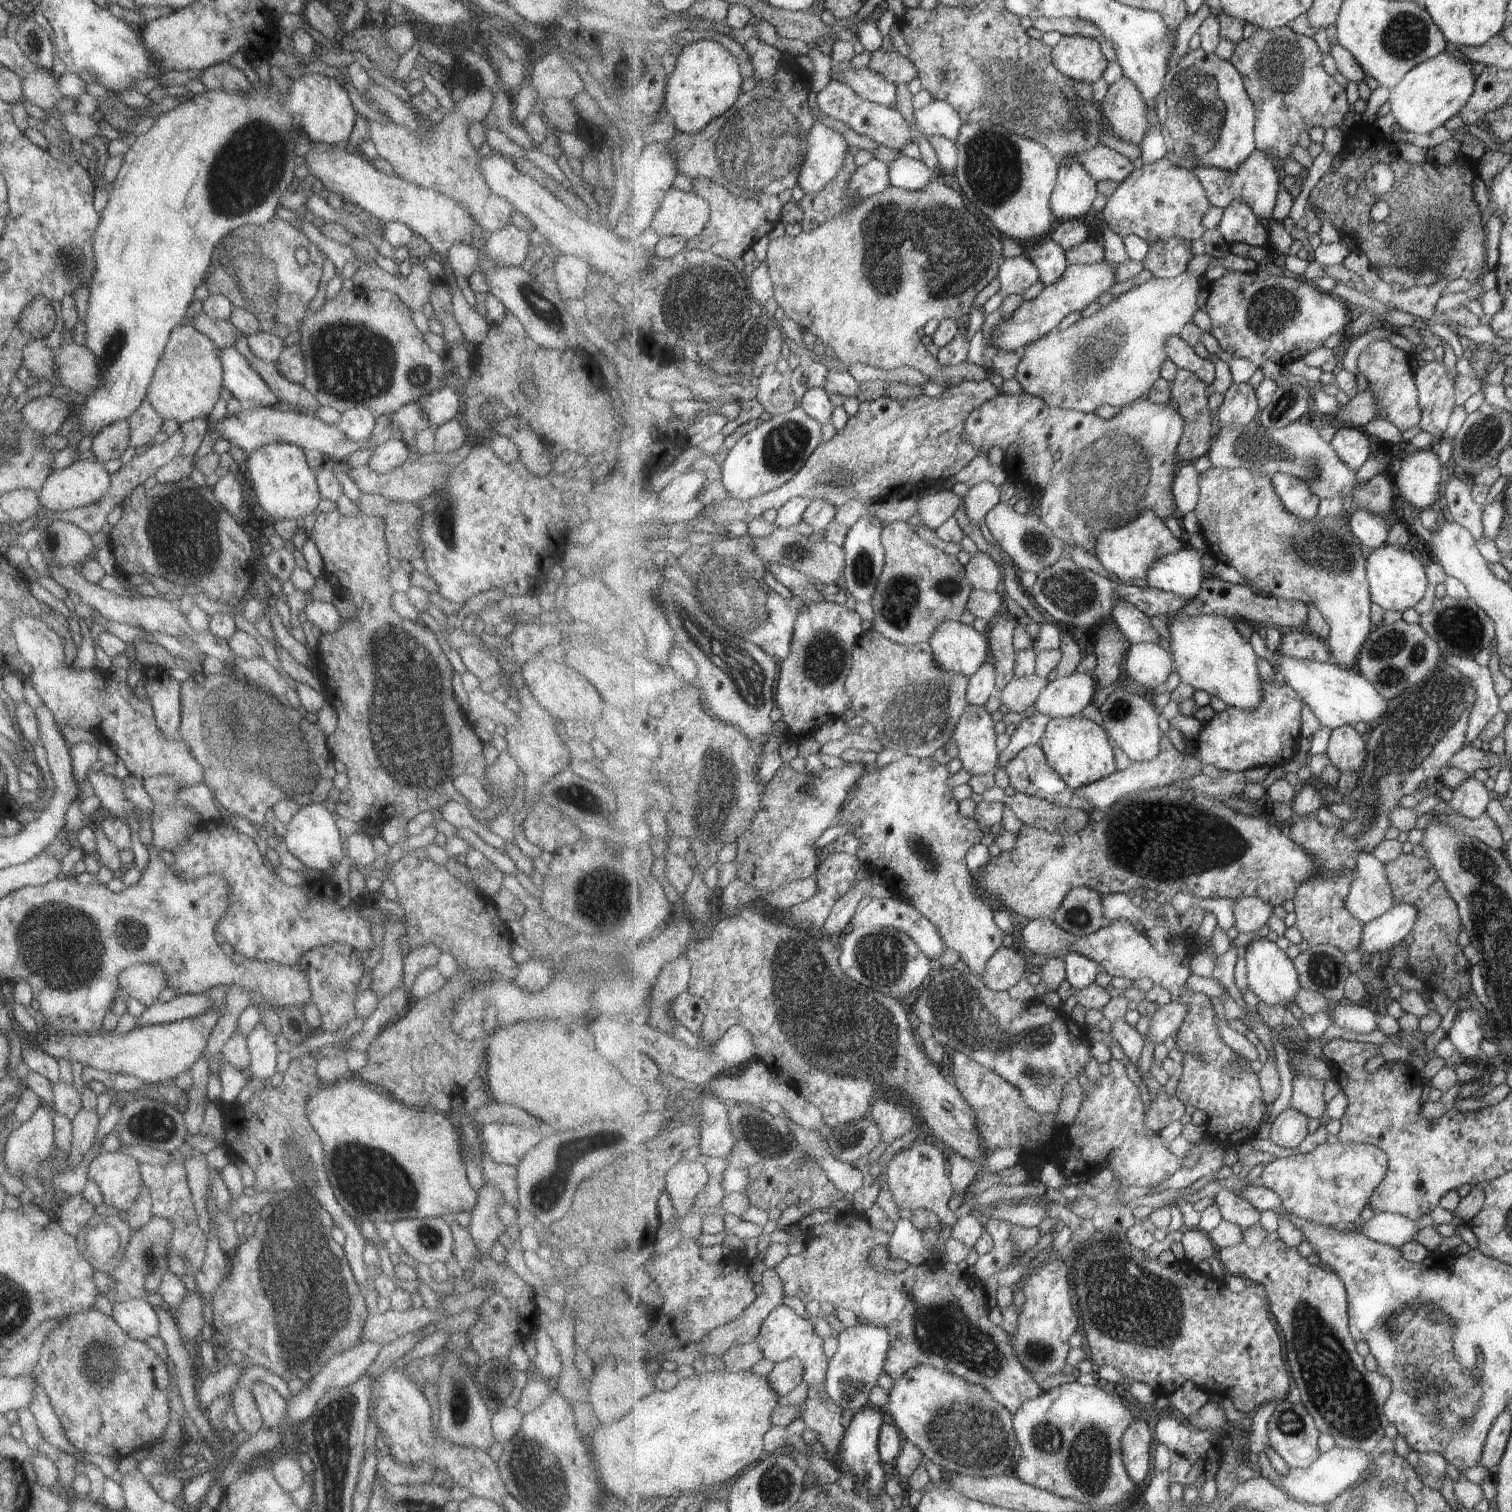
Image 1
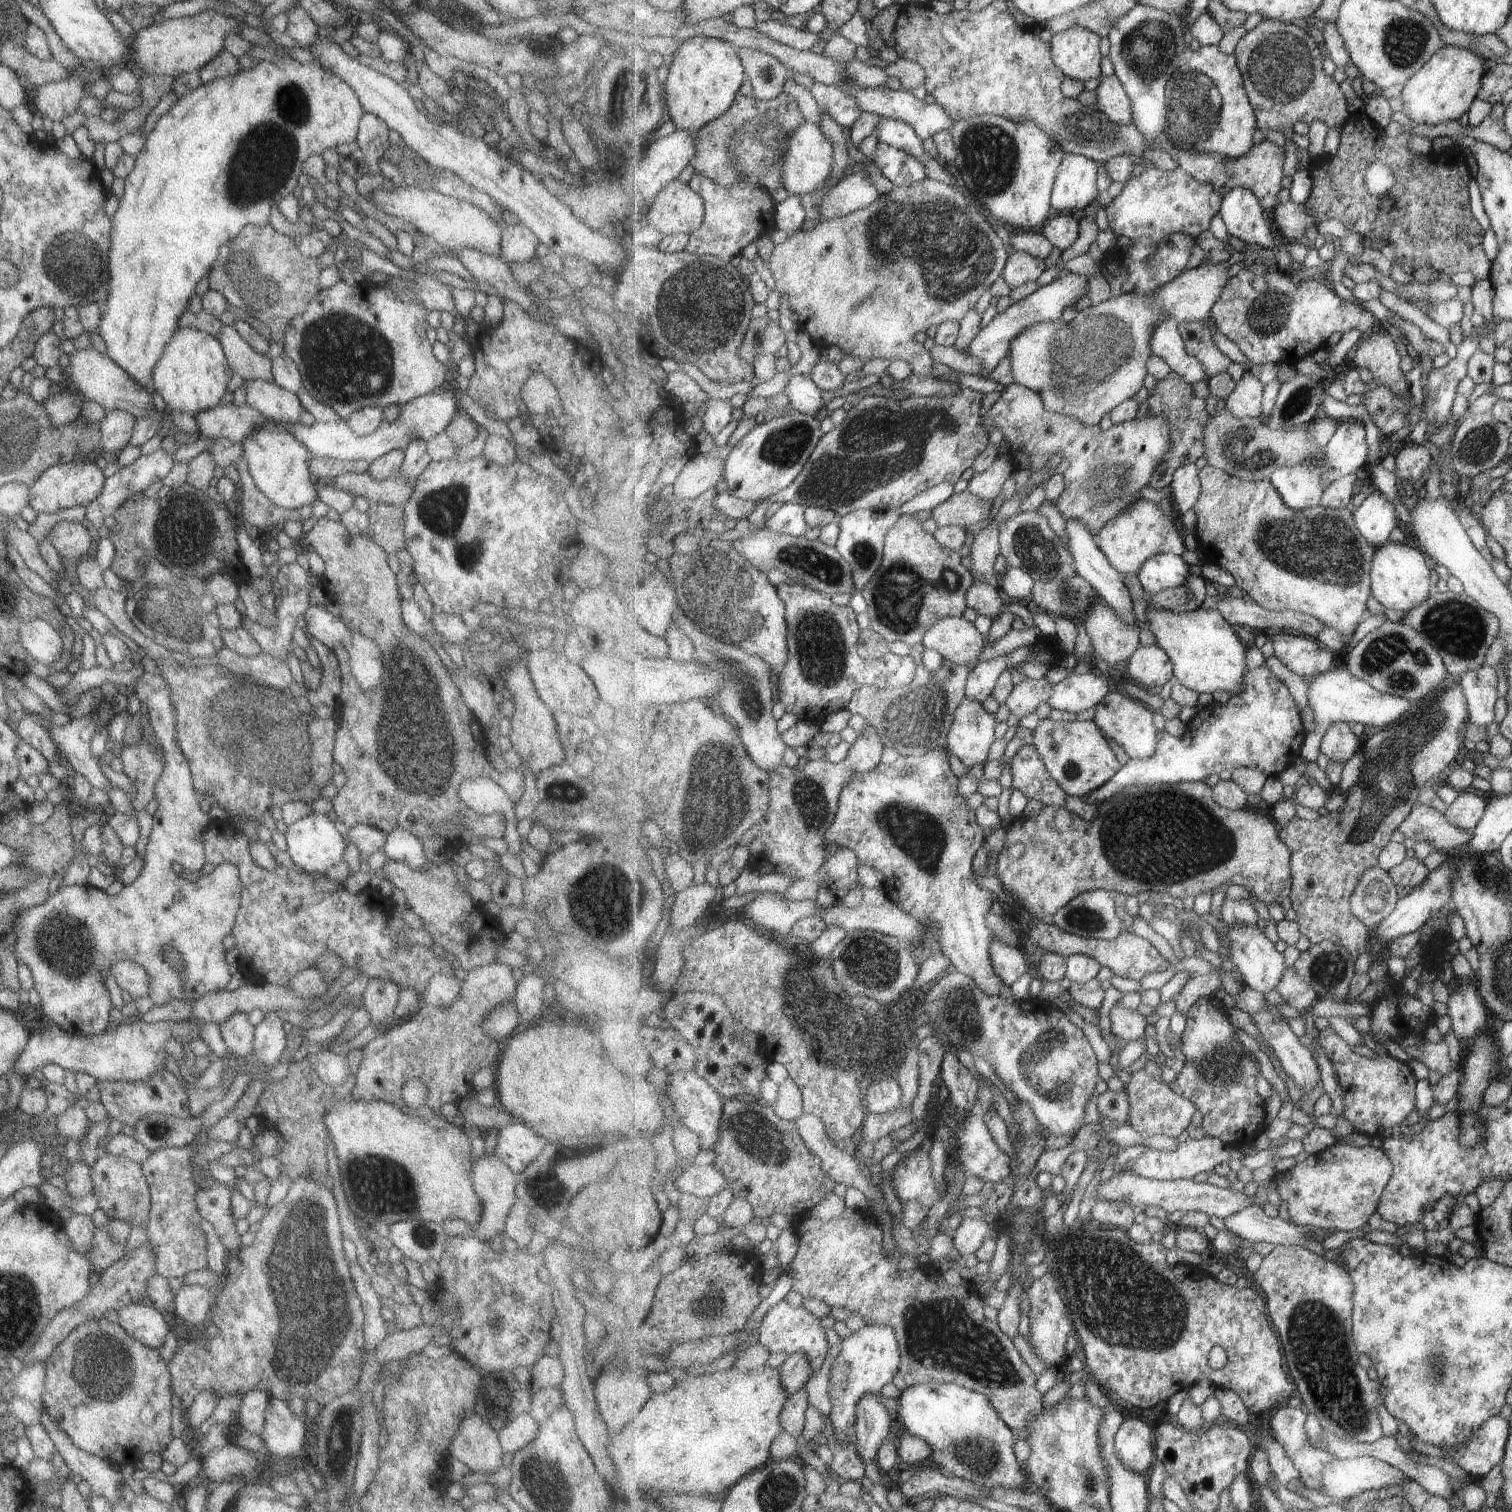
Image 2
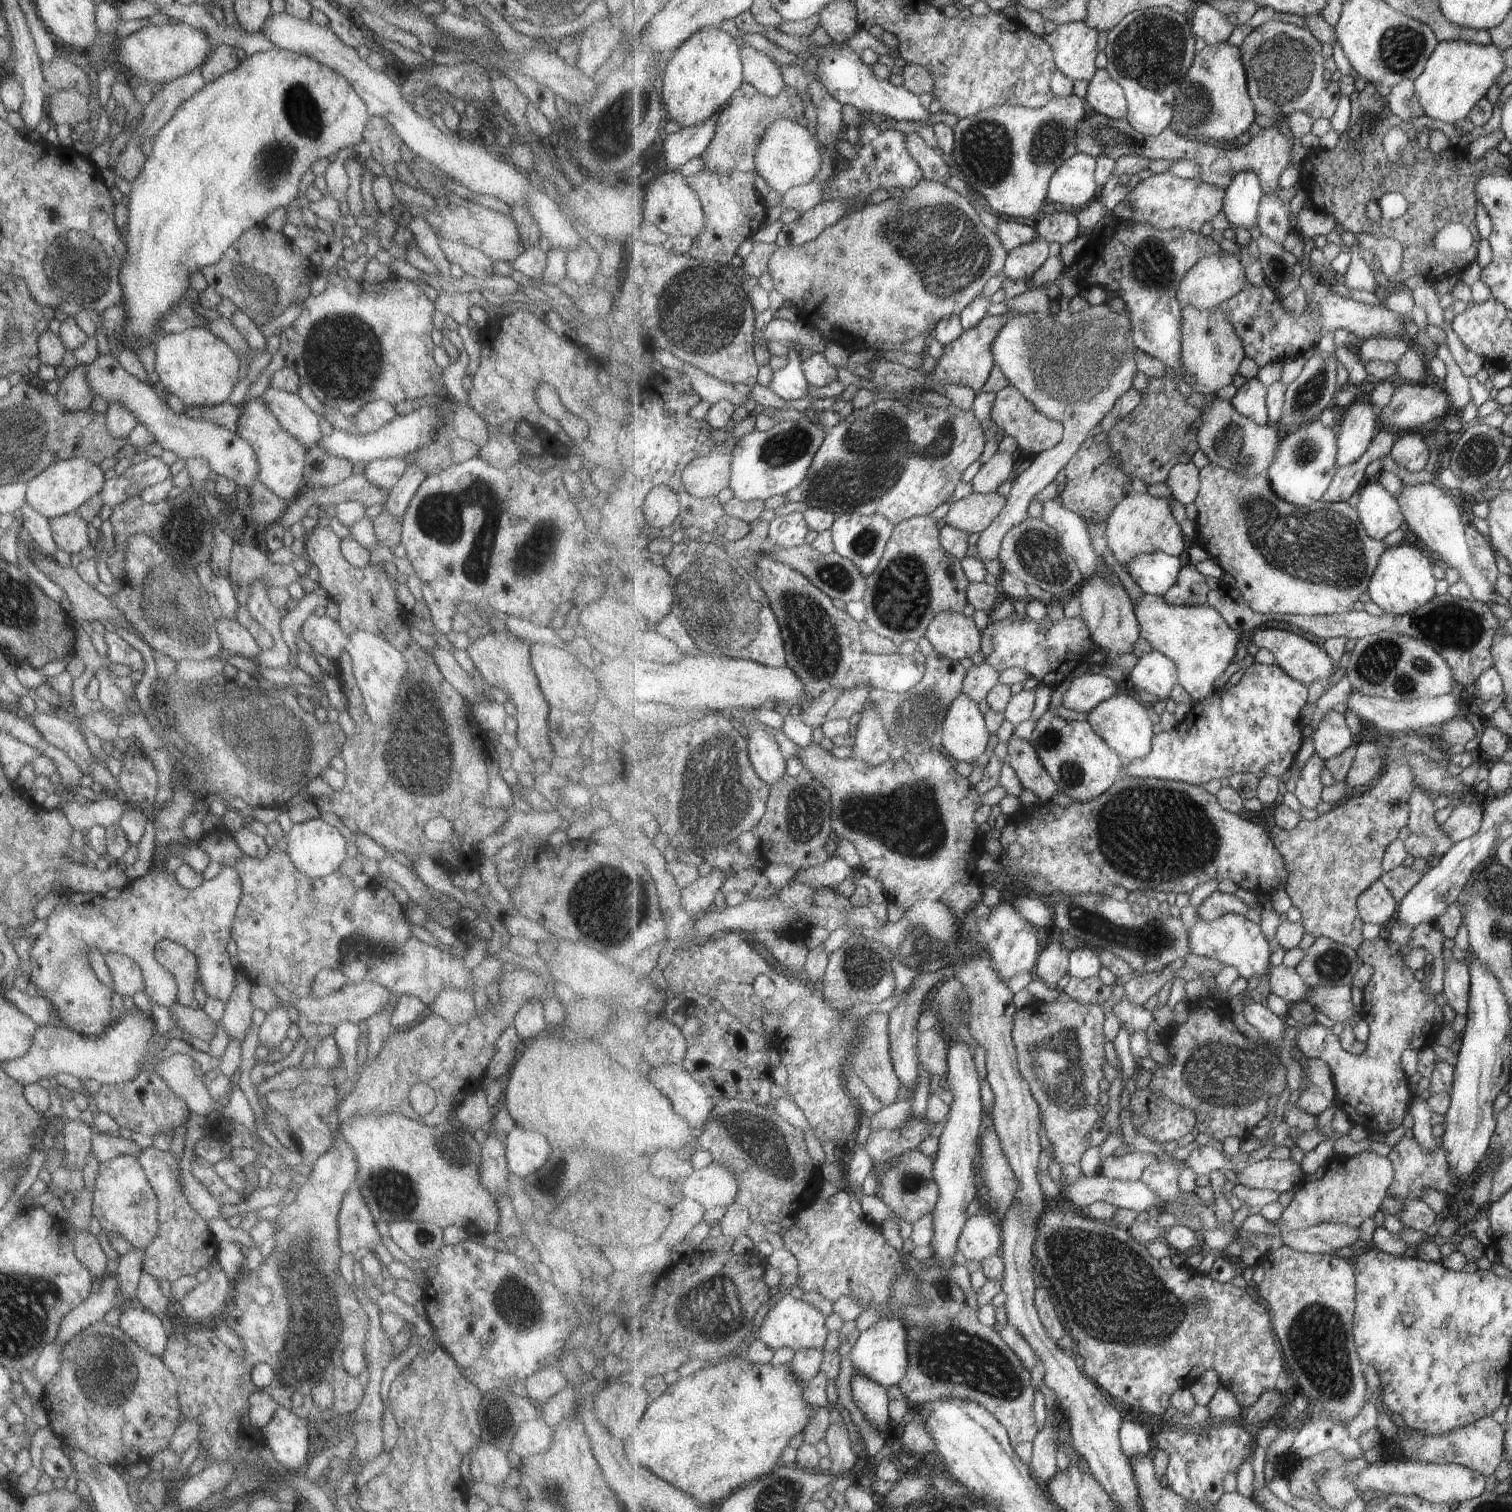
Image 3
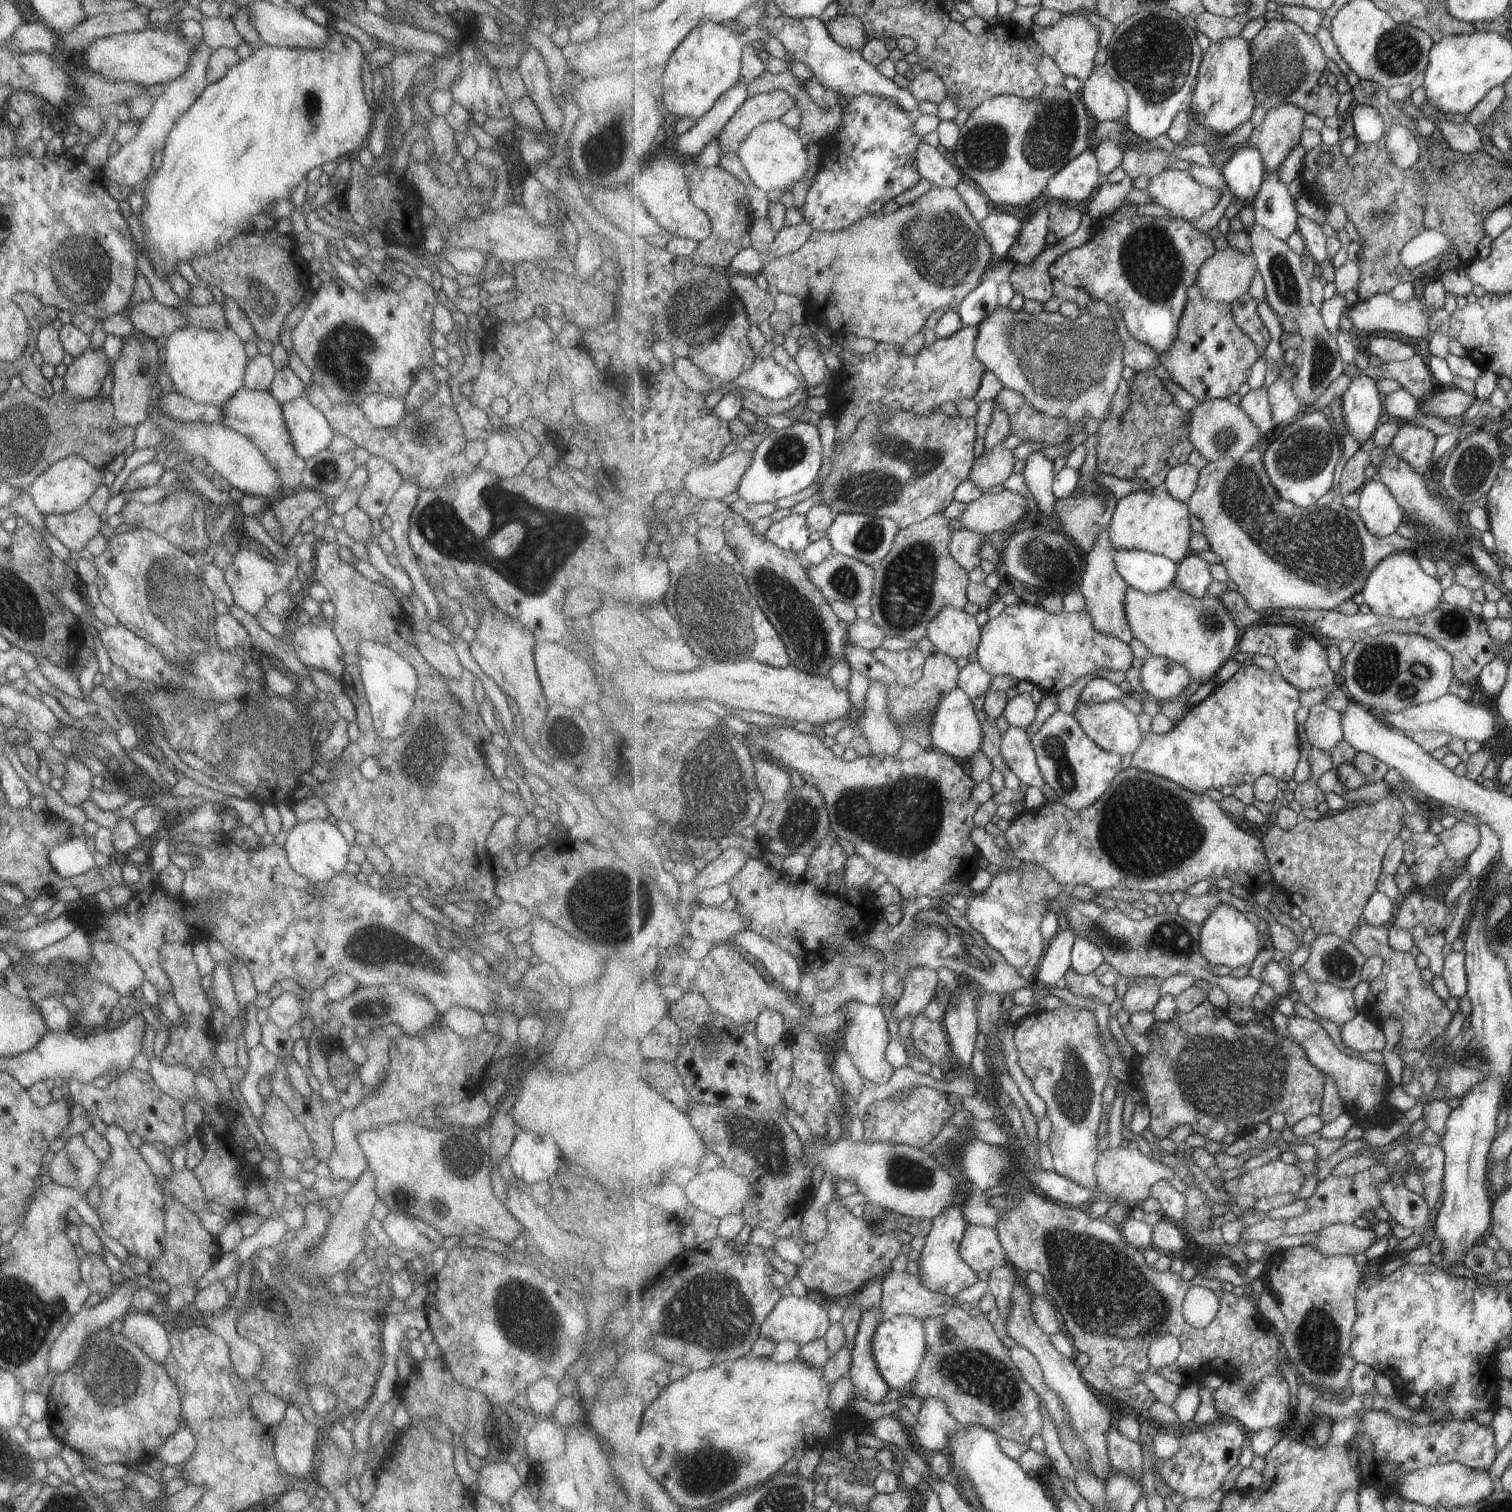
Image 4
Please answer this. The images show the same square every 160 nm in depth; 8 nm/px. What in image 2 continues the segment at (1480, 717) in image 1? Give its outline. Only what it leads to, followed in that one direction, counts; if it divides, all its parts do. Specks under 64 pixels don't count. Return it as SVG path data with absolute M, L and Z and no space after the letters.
M1483 665L1477 671L1466 672L1459 684L1464 688L1468 700L1469 722L1485 727L1496 720L1497 682L1496 667Z

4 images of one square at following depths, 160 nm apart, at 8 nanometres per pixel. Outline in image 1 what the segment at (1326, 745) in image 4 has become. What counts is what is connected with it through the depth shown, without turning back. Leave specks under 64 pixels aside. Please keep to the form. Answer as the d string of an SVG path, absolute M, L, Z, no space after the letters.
M1343 725L1332 732L1327 755L1343 773L1361 772L1368 755L1366 737L1353 725Z

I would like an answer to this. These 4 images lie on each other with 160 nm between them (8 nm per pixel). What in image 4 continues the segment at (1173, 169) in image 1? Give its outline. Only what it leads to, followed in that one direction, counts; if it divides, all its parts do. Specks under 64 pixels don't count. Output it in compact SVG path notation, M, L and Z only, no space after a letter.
M1168 169L1152 177L1146 190L1155 204L1171 212L1167 218L1183 219L1191 223L1211 212L1223 198L1223 190L1207 188L1195 181L1189 171L1181 170Z

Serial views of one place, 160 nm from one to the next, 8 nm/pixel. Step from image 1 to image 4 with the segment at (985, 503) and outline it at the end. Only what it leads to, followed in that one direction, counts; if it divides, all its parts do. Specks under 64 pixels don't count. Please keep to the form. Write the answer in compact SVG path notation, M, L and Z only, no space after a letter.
M999 444L993 451L984 453L975 460L974 468L970 473L970 481L982 492L989 491L997 485L1003 485L1005 480L1013 474L1018 459L1015 454Z

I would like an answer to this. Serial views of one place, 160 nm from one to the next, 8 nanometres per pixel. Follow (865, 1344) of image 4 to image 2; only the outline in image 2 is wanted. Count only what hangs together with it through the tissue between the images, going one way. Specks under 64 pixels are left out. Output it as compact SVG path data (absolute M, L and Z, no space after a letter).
M868 1394L859 1401L856 1445L865 1462L877 1460L879 1449L891 1434L893 1417L881 1394Z

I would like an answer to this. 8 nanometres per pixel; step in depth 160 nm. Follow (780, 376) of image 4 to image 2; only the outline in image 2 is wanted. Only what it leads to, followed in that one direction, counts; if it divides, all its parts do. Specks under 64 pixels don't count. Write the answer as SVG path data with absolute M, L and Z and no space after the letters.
M809 375L791 376L784 393L790 402L789 407L806 415L815 416L826 404L823 400L823 390Z

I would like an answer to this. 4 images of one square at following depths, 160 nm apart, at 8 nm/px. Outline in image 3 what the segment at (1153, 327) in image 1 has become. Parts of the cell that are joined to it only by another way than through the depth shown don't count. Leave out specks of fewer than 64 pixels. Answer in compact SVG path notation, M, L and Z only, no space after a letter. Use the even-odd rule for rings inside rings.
M1224 251L1217 252L1213 256L1207 256L1195 264L1181 280L1180 290L1177 294L1177 300L1181 302L1181 310L1187 310L1187 308L1207 310L1219 306L1243 290L1245 278L1247 278L1245 266L1239 256ZM1061 297L1059 299L1059 310L1061 314L1055 315L1055 312L1047 312L1047 315L1022 316L1018 314L1011 318L999 336L995 338L995 344L991 346L991 352L995 356L995 365L999 364L1005 376L1012 386L1020 388L1030 402L1033 402L1039 408L1042 414L1047 415L1052 420L1060 421L1065 426L1064 440L1052 449L1044 451L1042 454L1031 459L1031 465L1027 470L1019 474L1012 484L1012 491L1006 500L1003 512L995 518L987 530L980 534L976 543L977 556L981 562L999 559L1003 540L1011 528L1015 528L1027 520L1027 508L1037 494L1040 494L1047 486L1050 486L1057 474L1067 467L1067 464L1079 452L1085 440L1089 438L1089 432L1094 426L1101 424L1101 420L1113 410L1119 397L1129 388L1133 388L1133 378L1138 370L1137 365L1137 344L1133 340L1133 322L1131 314L1123 309L1121 312L1111 312L1108 303L1094 308L1087 305L1083 311L1068 312L1067 307L1069 299Z

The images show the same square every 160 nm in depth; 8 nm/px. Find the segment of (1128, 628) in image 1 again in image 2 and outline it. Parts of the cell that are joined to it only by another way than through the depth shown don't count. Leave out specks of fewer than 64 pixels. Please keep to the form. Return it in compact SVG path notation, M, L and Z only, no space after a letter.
M1069 519L1066 521L1067 546L1073 555L1077 574L1087 580L1098 592L1100 598L1108 605L1111 605L1111 608L1114 608L1119 613L1119 616L1122 616L1130 623L1140 624L1135 619L1133 608L1131 608L1131 594L1129 594L1127 586L1123 582L1124 574L1111 564L1111 561L1099 546L1097 537L1088 529L1084 521L1079 519Z

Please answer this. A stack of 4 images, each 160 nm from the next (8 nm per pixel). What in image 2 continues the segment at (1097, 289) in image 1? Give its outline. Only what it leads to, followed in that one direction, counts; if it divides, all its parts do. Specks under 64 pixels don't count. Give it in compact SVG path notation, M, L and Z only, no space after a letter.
M1069 273L1065 278L1057 279L1051 284L1039 287L1031 296L1015 302L1007 310L999 313L988 325L982 327L979 334L974 336L965 352L983 362L983 377L989 377L990 372L1010 354L1011 343L1016 336L1019 336L1026 328L1045 321L1056 321L1063 316L1065 308L1073 308L1073 304L1082 296L1087 294L1089 282L1085 275Z

